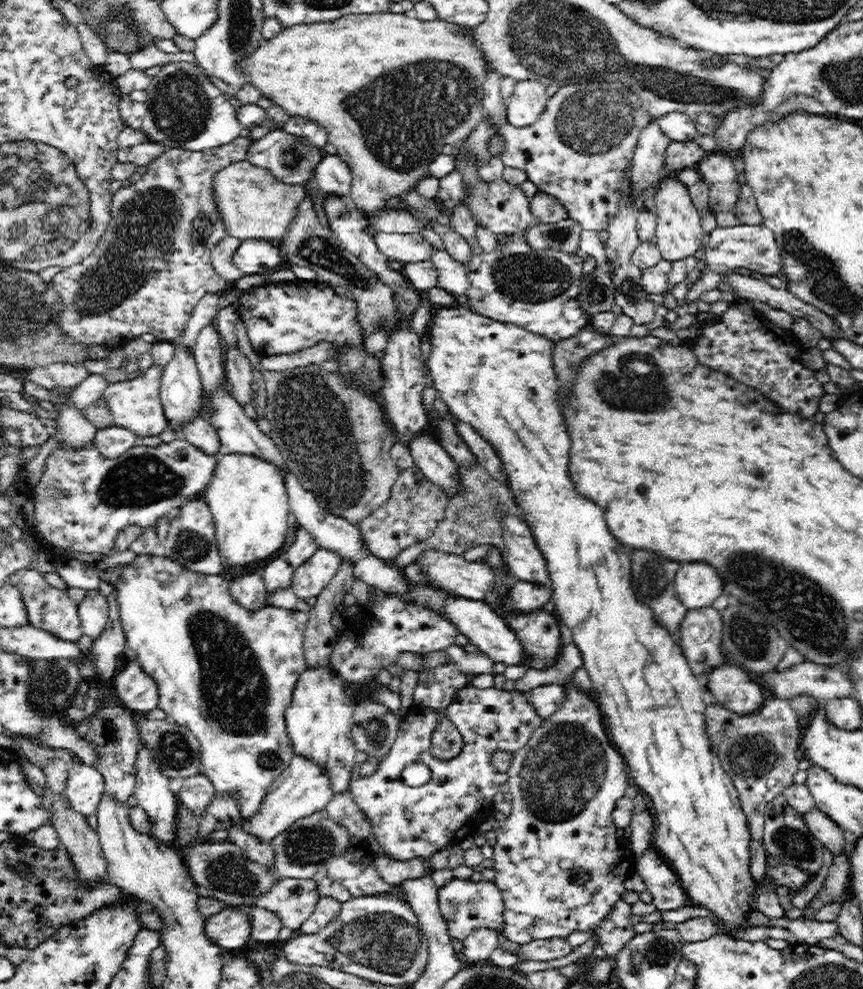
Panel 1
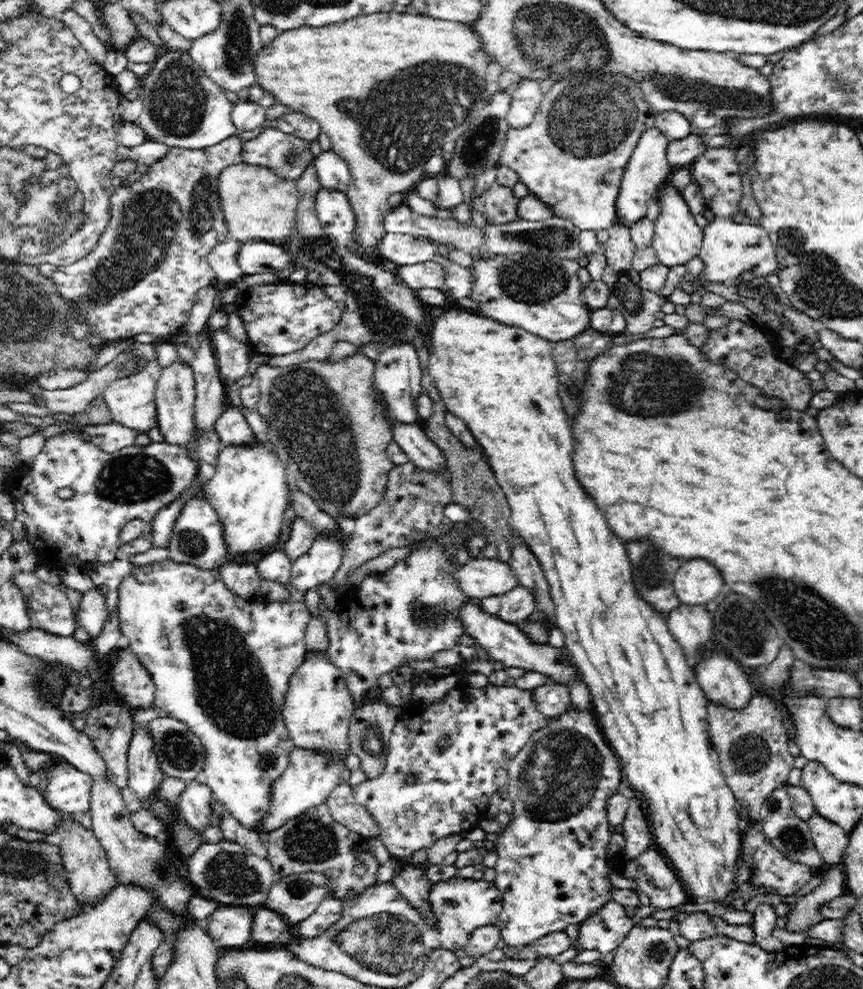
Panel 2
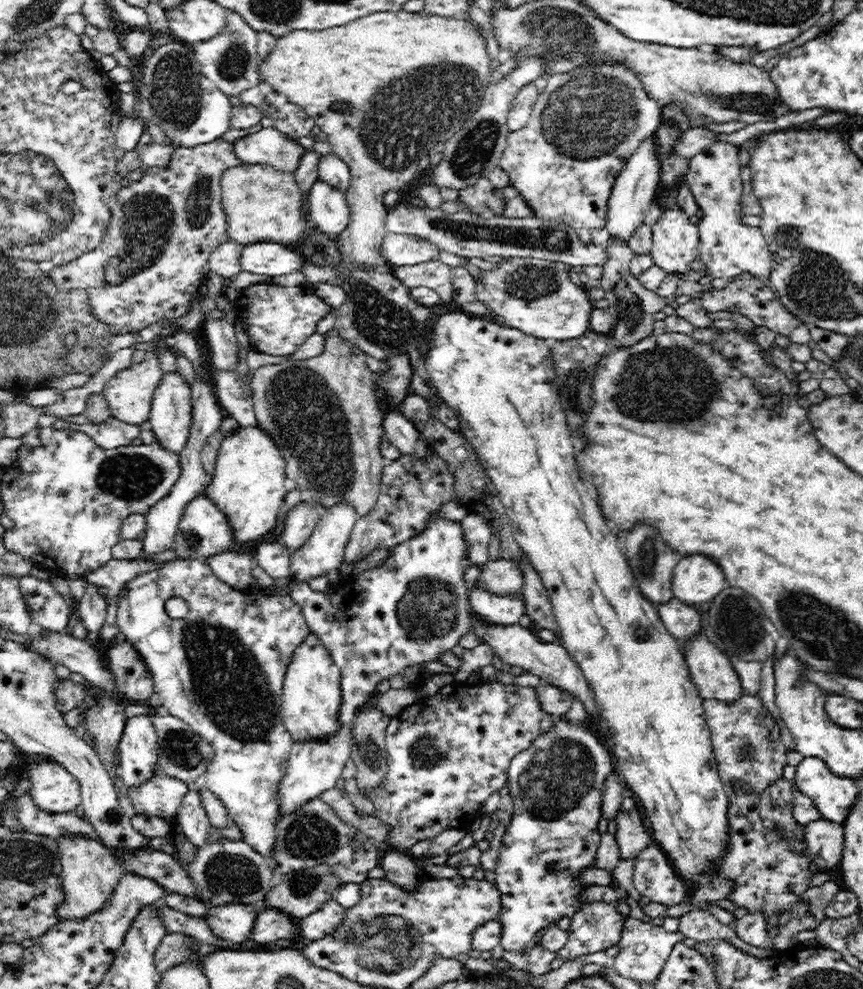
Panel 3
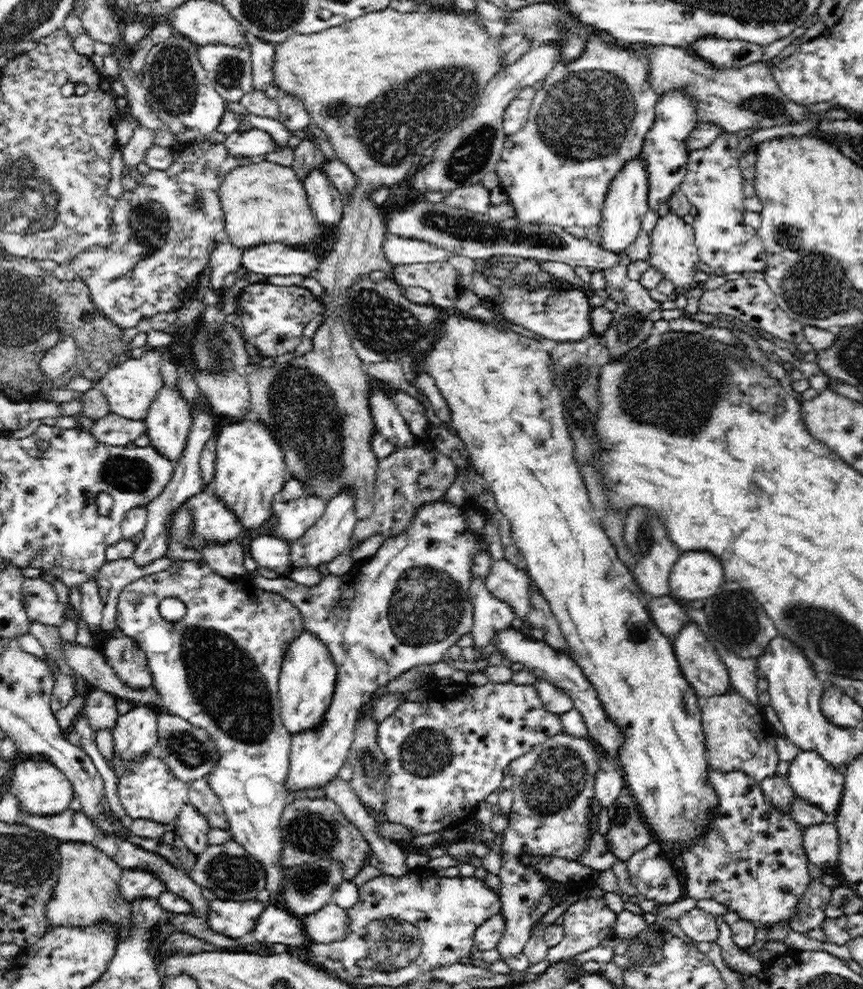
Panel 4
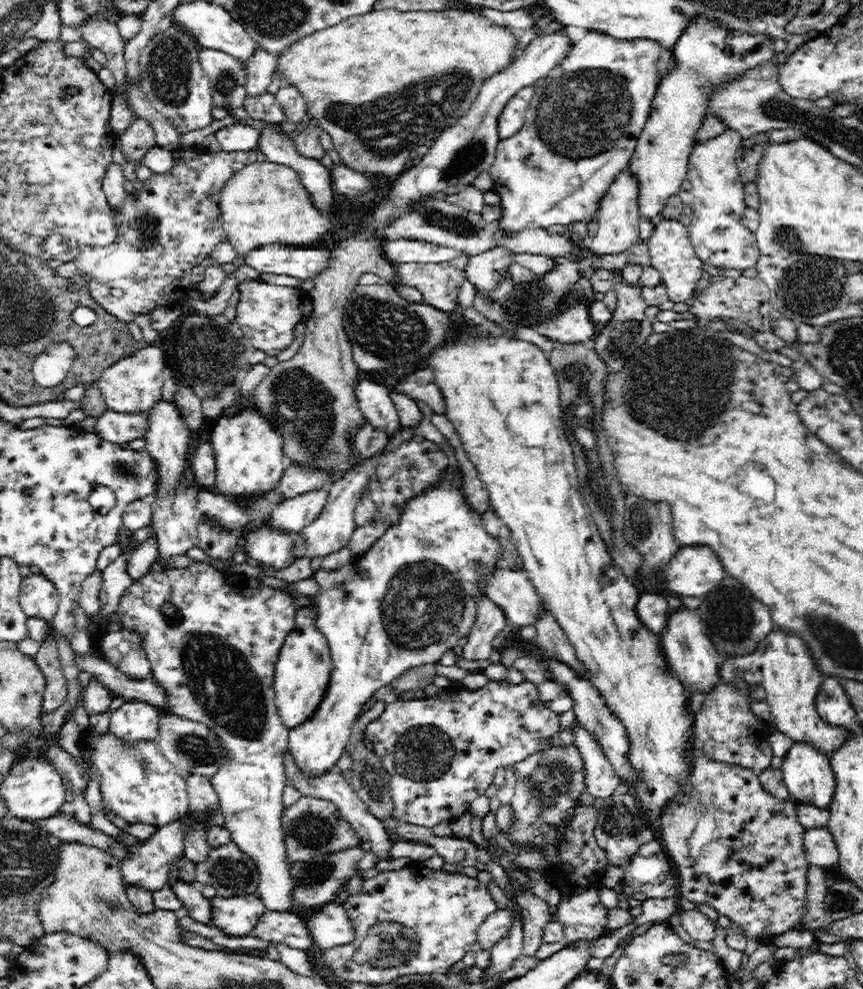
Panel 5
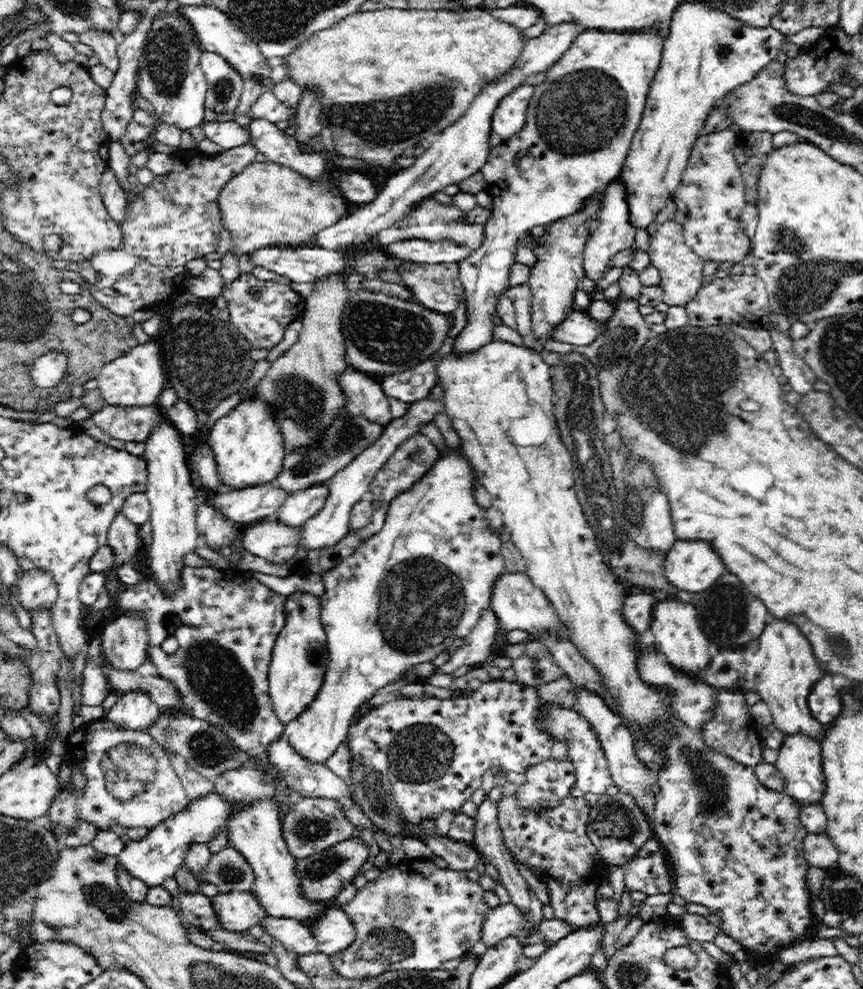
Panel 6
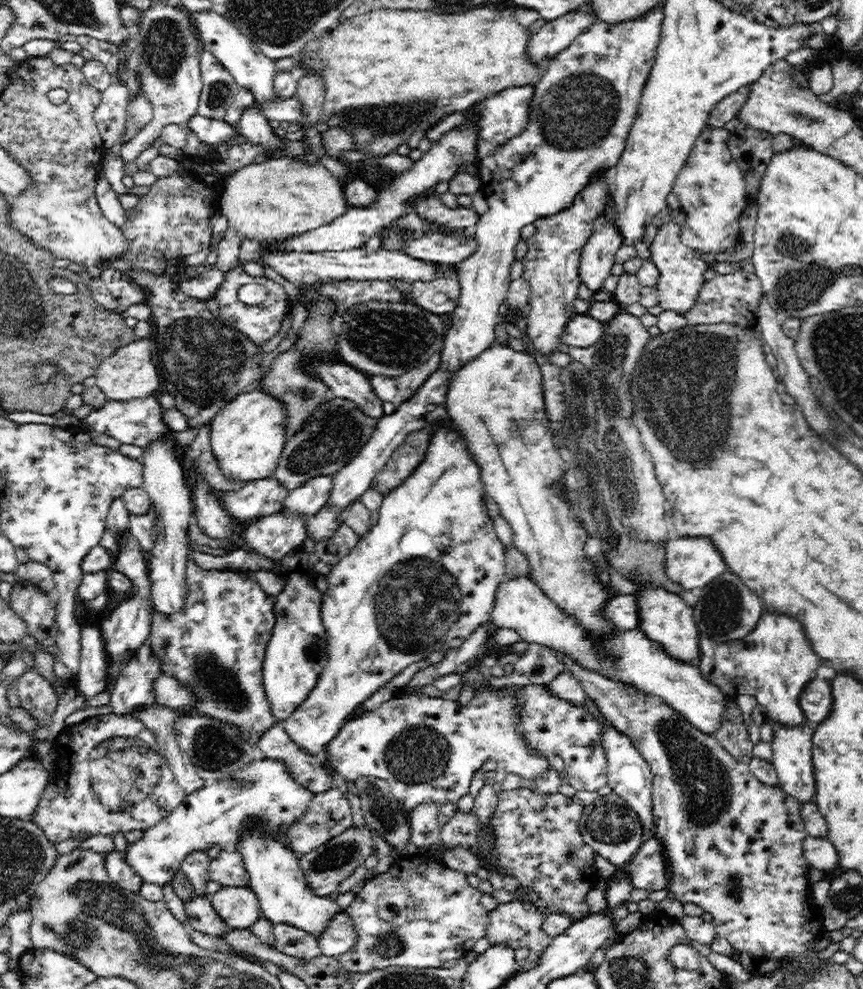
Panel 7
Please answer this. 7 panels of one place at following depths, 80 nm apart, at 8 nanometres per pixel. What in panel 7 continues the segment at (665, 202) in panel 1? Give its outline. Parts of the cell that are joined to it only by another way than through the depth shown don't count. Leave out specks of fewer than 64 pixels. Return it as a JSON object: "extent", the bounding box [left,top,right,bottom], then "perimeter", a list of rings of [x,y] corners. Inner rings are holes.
{"extent":[650,222,707,316],"perimeter":[[[673,222],[658,227],[657,235],[650,245],[650,251],[652,251],[650,260],[659,271],[659,280],[655,287],[658,290],[657,305],[665,311],[685,316],[695,305],[700,290],[706,282],[704,273],[707,266],[702,259],[702,254],[686,247],[682,242],[681,226]]]}

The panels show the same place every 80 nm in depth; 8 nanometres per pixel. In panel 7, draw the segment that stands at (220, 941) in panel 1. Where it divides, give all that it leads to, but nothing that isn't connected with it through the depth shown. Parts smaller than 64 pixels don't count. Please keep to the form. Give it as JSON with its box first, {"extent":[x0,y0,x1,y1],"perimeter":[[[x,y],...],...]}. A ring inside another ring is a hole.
{"extent":[209,887,263,929],"perimeter":[[[220,887],[209,897],[219,918],[232,929],[248,929],[263,918],[257,896],[247,887]]]}

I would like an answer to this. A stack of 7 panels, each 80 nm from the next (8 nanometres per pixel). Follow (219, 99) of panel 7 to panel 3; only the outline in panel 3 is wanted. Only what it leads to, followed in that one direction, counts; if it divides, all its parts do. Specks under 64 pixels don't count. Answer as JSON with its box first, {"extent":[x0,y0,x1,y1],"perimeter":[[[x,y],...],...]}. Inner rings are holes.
{"extent":[190,8,260,96],"perimeter":[[[226,8],[226,28],[215,36],[190,44],[195,60],[200,64],[202,74],[220,88],[226,96],[239,96],[241,92],[260,85],[258,64],[258,31],[234,9]]]}

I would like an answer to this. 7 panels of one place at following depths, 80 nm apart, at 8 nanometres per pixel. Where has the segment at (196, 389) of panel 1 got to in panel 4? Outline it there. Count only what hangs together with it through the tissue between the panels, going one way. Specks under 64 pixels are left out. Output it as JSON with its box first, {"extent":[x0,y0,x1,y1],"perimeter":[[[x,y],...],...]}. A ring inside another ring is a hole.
{"extent":[144,388,193,462],"perimeter":[[[168,388],[159,390],[144,421],[151,447],[175,462],[182,458],[193,418],[182,394]]]}

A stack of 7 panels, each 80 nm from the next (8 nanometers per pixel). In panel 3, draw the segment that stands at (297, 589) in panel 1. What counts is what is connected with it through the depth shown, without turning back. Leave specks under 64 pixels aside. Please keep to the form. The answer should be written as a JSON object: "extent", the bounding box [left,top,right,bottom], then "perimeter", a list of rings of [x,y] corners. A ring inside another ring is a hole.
{"extent":[291,501,358,583],"perimeter":[[[340,501],[326,510],[326,513],[318,521],[311,538],[305,542],[302,548],[291,551],[292,581],[308,583],[314,578],[325,577],[330,570],[338,569],[339,564],[344,561],[346,543],[350,539],[358,518],[354,507],[346,501]]]}

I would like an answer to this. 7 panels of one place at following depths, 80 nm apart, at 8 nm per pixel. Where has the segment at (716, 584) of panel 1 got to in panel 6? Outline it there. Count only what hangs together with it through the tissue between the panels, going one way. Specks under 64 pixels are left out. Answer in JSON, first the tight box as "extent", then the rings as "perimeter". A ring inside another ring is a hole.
{"extent":[665,539,728,592],"perimeter":[[[677,539],[665,554],[665,575],[678,590],[702,592],[728,572],[708,542]]]}

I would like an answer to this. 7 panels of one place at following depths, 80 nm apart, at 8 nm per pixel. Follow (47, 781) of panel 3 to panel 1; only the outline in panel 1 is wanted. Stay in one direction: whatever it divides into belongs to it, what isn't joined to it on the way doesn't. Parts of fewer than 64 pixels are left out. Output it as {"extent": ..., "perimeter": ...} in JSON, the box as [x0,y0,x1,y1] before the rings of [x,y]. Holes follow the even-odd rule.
{"extent":[67,763,106,817],"perimeter":[[[74,763],[70,765],[70,778],[67,796],[74,810],[86,817],[98,812],[106,792],[104,776],[94,766]]]}

